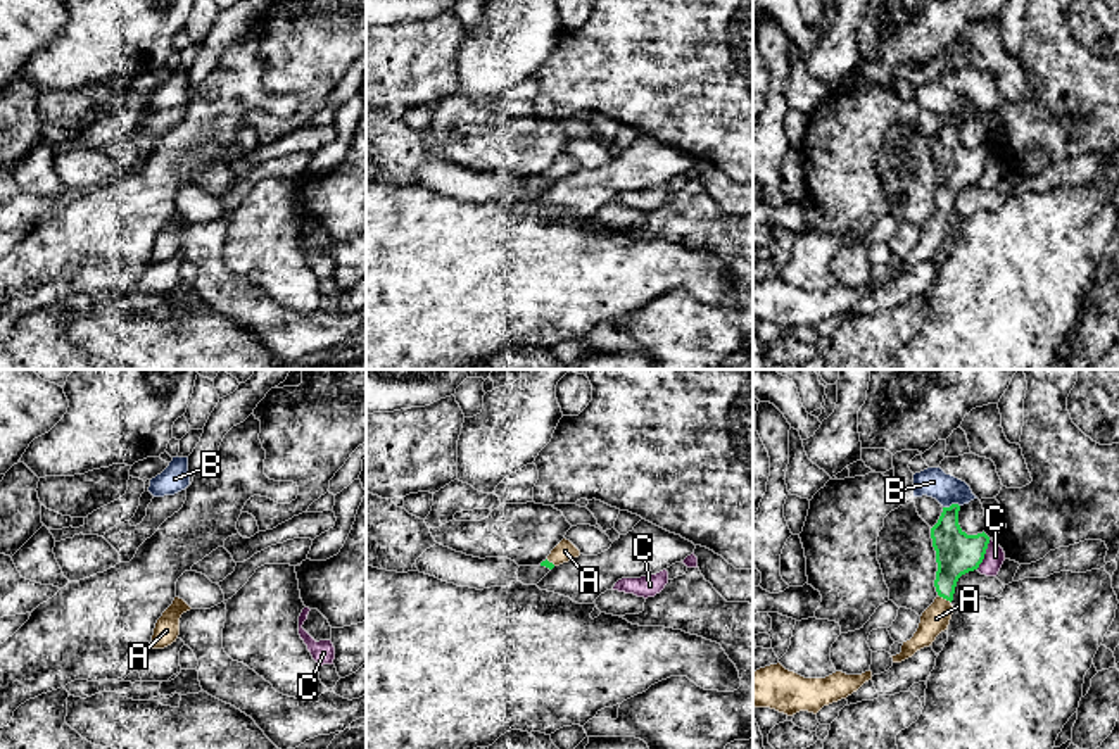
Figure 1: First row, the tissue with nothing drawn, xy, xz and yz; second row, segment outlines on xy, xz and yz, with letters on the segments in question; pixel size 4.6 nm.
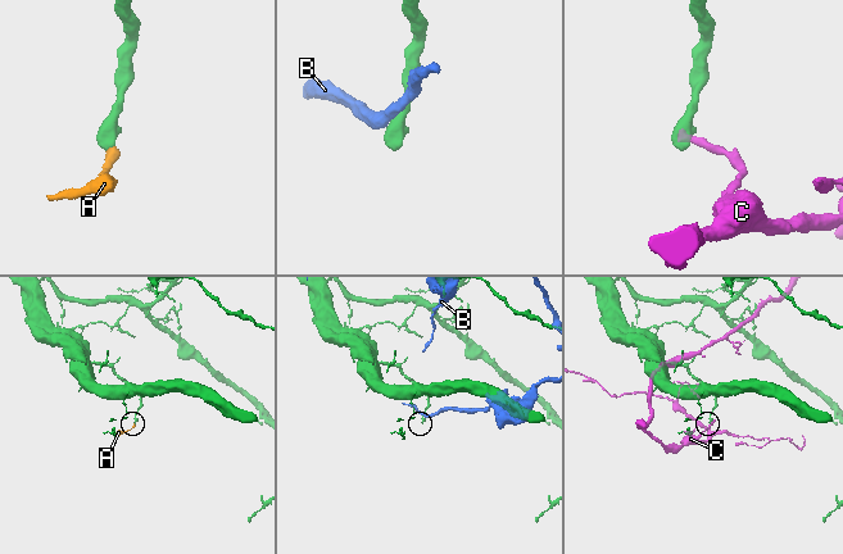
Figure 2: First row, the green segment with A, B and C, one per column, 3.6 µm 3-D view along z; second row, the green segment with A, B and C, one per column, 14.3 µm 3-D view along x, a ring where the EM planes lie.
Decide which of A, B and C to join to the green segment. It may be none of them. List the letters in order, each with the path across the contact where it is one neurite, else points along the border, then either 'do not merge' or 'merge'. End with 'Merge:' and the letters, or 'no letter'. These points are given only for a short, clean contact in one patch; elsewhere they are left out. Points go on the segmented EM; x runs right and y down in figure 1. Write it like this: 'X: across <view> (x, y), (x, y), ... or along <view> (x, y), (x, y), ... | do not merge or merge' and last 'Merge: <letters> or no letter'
A: across yz (957, 553), (947, 575), (945, 597), (936, 618) | merge
B: along yz (959, 504), (943, 508) | do not merge
C: do not merge
Merge: A

